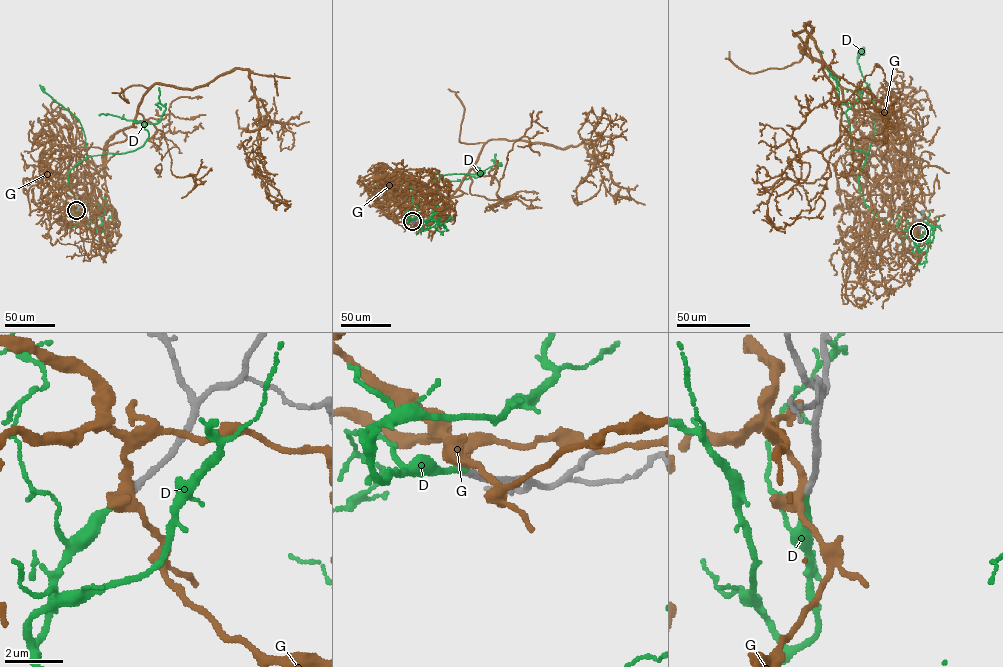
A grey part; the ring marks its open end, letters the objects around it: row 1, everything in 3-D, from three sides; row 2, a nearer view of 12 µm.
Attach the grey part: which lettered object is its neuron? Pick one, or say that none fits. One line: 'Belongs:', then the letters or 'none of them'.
Belongs: D

